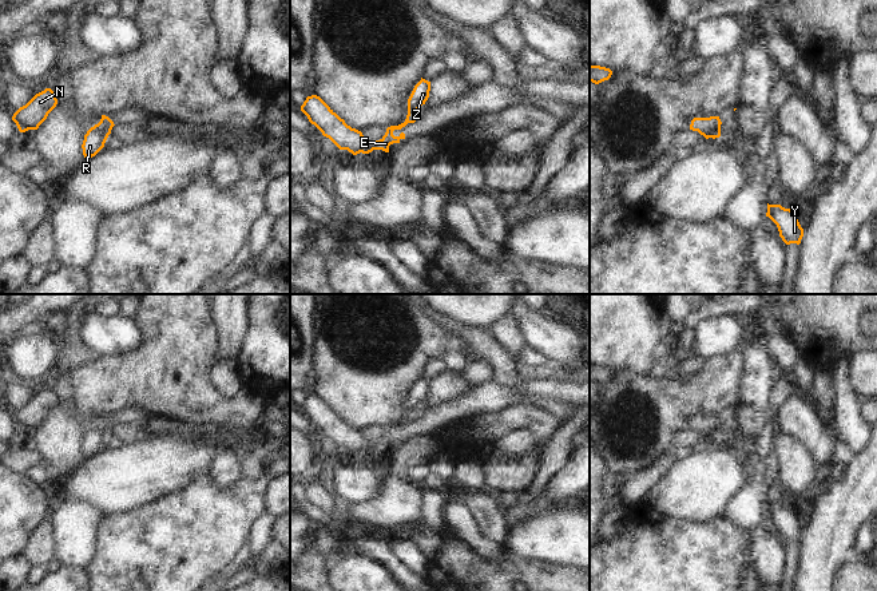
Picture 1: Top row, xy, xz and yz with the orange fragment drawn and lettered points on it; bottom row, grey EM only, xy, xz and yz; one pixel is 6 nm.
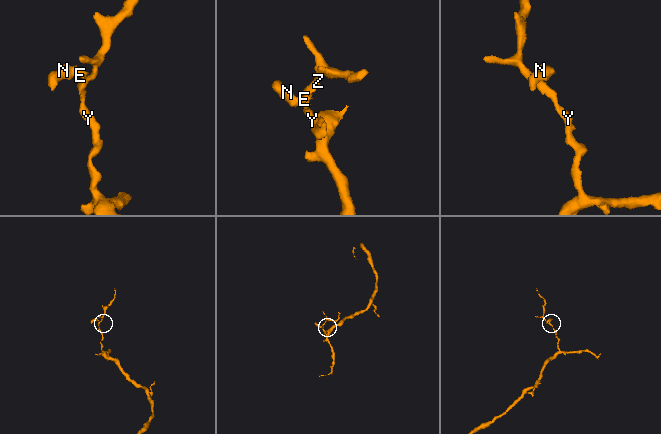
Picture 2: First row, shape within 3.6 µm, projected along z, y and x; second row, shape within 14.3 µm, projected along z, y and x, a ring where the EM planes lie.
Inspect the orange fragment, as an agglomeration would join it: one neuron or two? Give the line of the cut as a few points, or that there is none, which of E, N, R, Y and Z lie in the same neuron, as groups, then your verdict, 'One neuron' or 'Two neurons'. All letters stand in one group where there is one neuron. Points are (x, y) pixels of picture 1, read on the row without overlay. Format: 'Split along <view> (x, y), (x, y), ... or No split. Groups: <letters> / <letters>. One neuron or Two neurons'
Split along xy (107, 416), (102, 419). Groups: E N / R Y Z. Two neurons

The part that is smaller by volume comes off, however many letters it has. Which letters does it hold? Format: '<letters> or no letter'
E, N

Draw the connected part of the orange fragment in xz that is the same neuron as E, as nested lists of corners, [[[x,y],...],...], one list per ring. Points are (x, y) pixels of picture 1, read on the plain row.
[[[317,394],[307,396],[301,405],[301,410],[324,436],[329,437],[340,449],[348,449],[353,455],[360,452],[369,453],[373,449],[389,452],[390,444],[400,443],[401,439],[405,439],[404,432],[398,436],[393,435],[394,429],[401,429],[406,425],[406,423],[401,423],[388,427],[385,435],[380,440],[368,441],[361,431],[348,425],[345,420]]]

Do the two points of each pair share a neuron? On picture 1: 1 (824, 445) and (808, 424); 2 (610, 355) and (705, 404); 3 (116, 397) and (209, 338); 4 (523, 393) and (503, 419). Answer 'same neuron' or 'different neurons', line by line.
1: same neuron
2: different neurons
3: same neuron
4: different neurons

